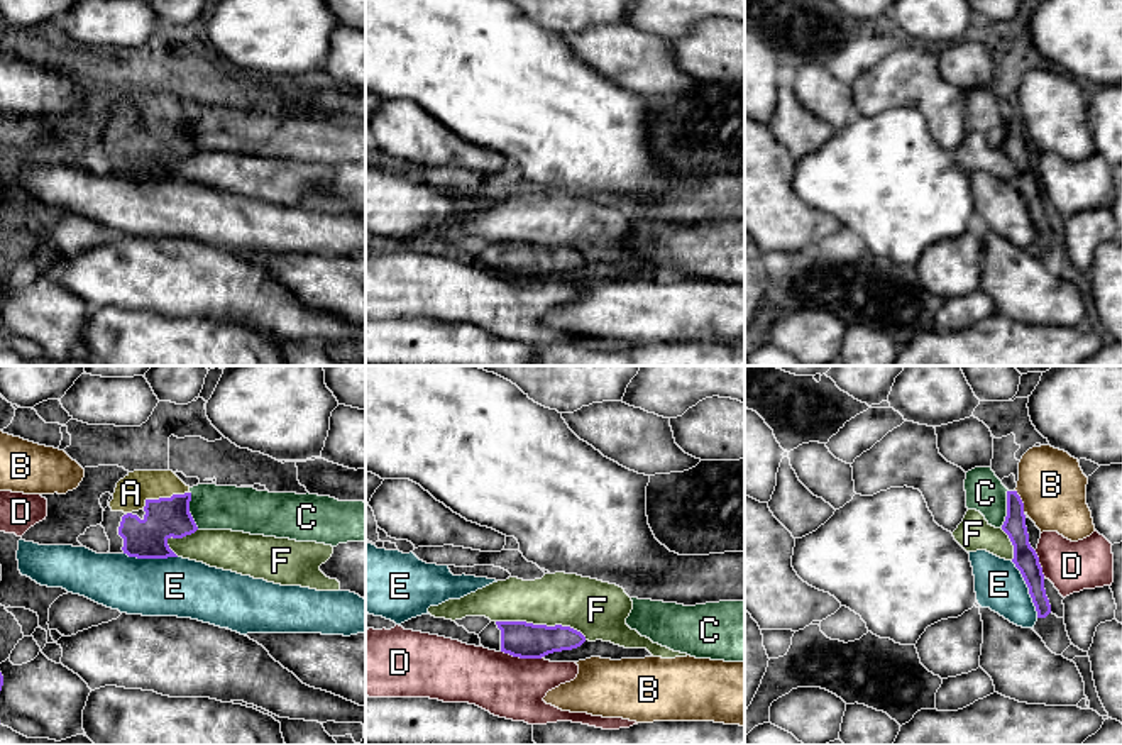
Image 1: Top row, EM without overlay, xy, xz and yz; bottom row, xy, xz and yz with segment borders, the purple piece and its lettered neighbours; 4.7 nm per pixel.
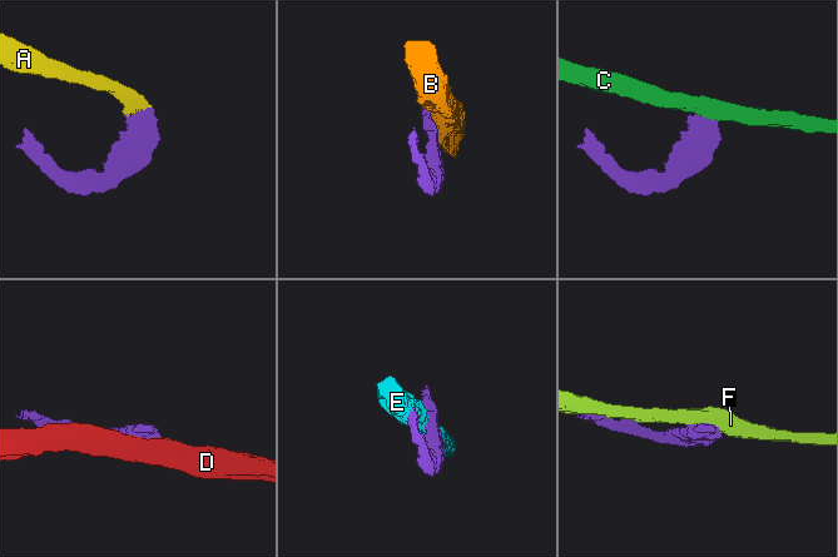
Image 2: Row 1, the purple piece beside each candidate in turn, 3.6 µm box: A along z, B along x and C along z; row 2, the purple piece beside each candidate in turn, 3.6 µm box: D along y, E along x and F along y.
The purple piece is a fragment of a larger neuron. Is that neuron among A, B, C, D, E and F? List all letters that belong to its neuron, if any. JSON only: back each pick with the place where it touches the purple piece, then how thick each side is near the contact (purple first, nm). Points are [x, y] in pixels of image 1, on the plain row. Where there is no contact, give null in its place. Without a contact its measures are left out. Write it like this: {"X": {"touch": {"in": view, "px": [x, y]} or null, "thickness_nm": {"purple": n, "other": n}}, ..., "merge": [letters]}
{"A": {"touch": {"in": "xy", "px": [163, 119]}, "thickness_nm": {"purple": 190, "other": 160}}, "merge": ["A"]}

